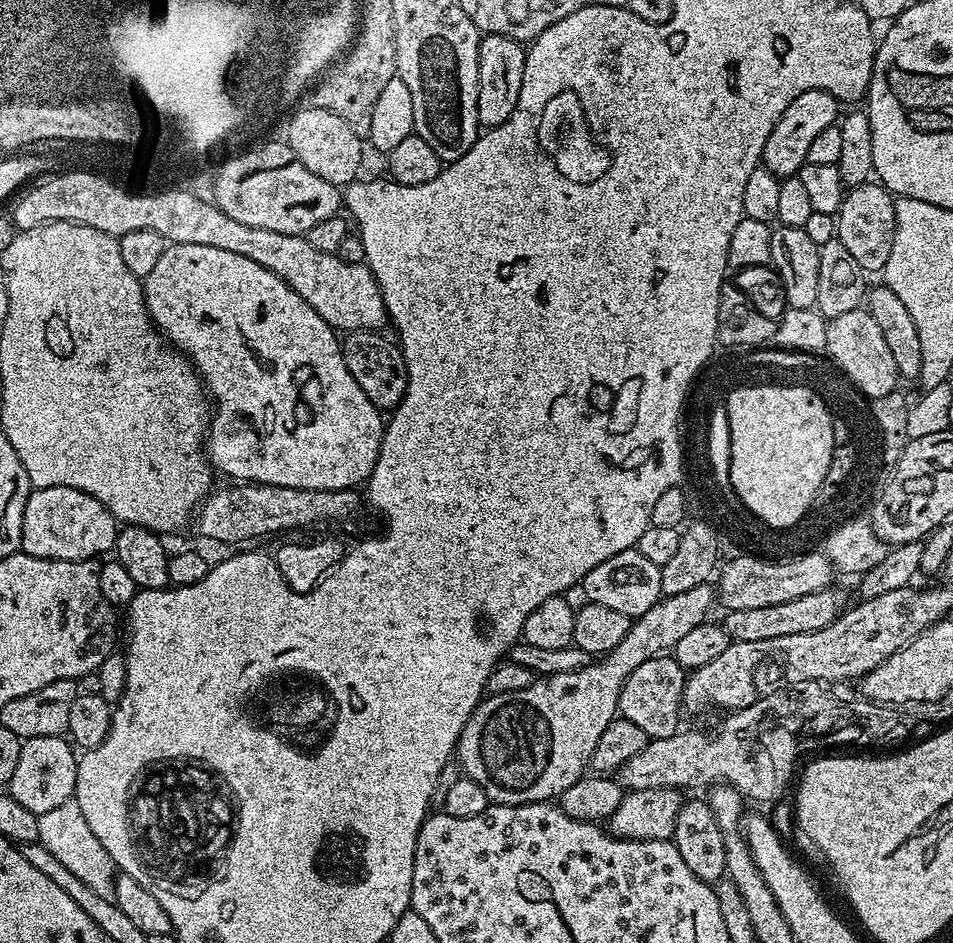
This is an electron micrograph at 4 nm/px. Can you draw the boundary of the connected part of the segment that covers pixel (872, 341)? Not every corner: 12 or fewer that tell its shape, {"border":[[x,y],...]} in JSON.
{"border":[[863,307],[828,321],[824,352],[869,401],[902,377]]}

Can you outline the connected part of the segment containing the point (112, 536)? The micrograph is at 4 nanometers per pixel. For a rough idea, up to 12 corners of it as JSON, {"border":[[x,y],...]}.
{"border":[[70,486],[28,493],[20,551],[96,560],[117,520]]}

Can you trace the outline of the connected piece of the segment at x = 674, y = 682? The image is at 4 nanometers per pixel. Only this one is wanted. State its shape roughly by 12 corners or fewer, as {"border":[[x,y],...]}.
{"border":[[675,655],[642,662],[619,715],[653,740],[681,731],[686,669]]}

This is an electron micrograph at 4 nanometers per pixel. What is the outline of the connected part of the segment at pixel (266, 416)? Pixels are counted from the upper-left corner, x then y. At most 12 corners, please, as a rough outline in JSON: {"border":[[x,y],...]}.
{"border":[[169,243],[148,317],[236,482],[359,489],[386,420],[278,274]]}

